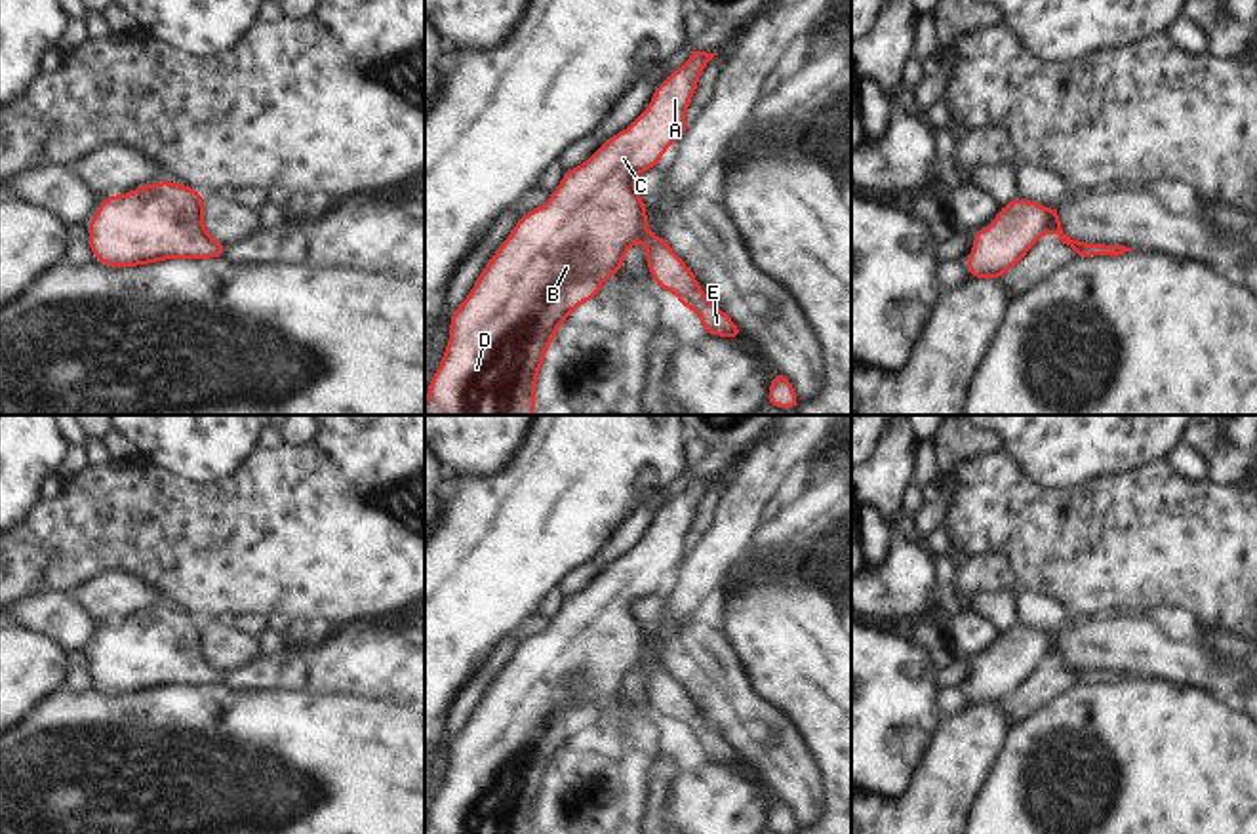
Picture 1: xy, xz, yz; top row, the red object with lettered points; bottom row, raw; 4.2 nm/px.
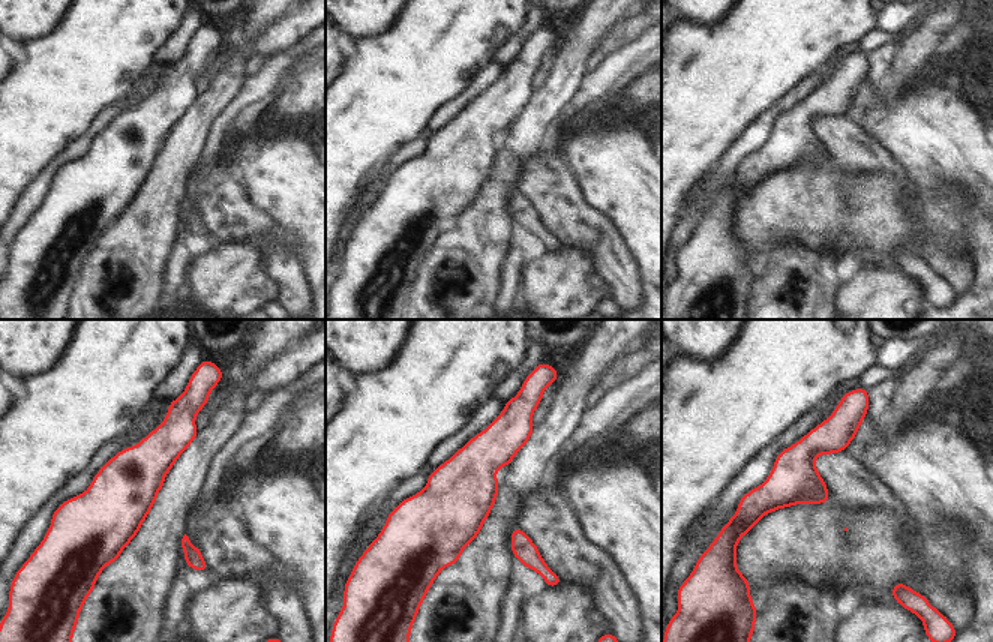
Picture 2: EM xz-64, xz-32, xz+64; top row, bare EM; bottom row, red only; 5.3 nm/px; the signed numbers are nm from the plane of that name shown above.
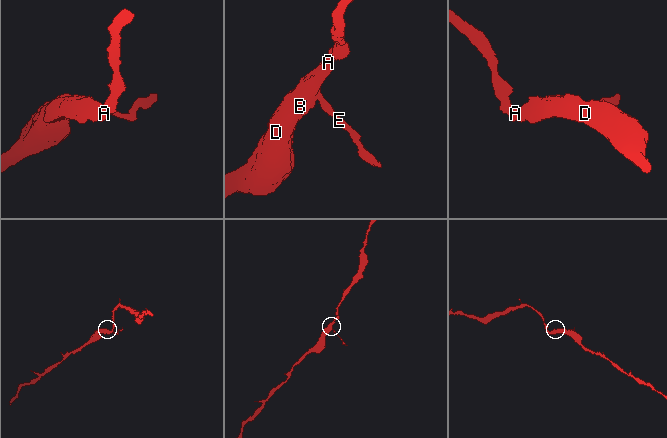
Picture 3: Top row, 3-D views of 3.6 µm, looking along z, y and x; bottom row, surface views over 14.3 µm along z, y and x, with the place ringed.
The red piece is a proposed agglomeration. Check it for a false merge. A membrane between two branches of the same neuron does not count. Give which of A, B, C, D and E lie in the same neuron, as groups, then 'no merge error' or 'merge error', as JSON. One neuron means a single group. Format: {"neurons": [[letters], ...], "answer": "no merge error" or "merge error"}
{"neurons": [["A", "B", "C", "D", "E"]], "answer": "no merge error"}

